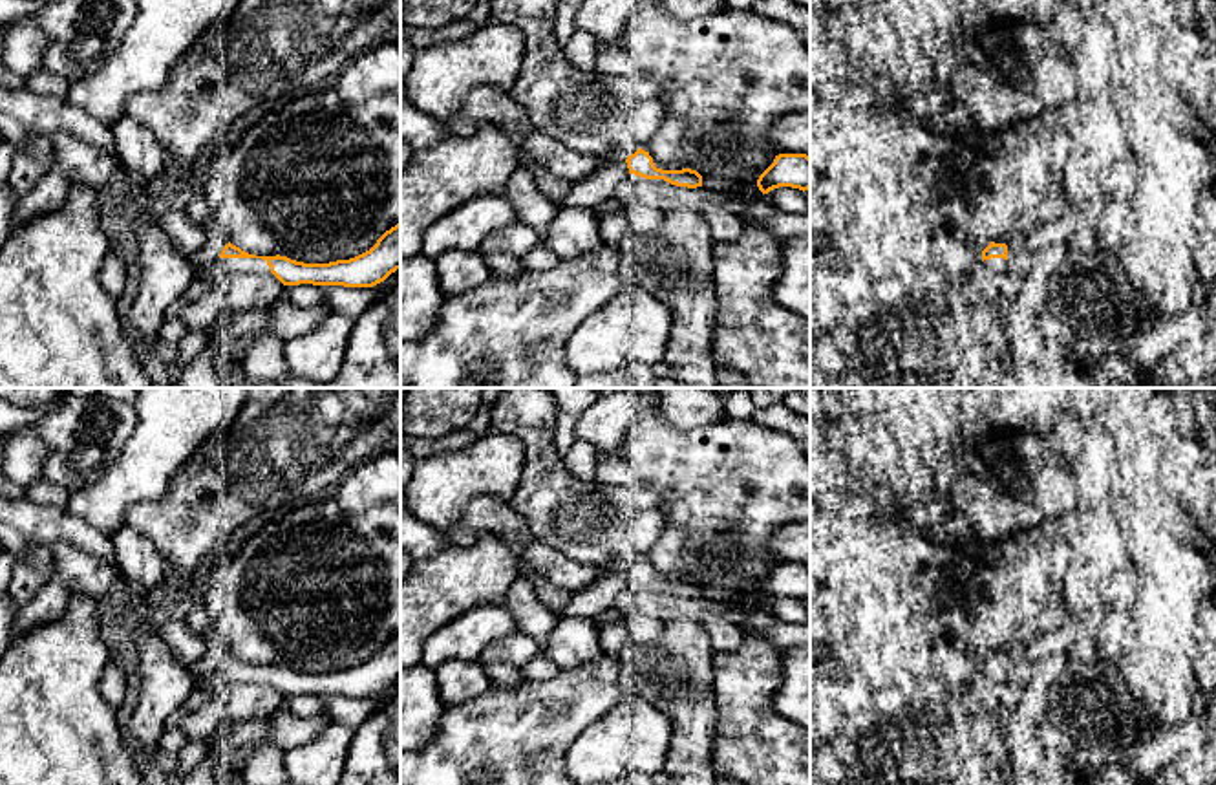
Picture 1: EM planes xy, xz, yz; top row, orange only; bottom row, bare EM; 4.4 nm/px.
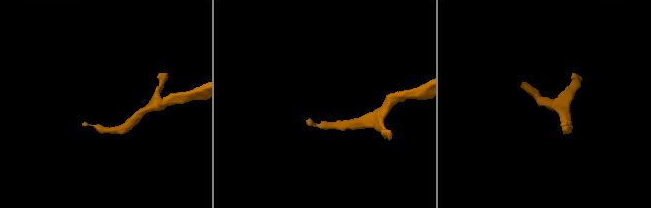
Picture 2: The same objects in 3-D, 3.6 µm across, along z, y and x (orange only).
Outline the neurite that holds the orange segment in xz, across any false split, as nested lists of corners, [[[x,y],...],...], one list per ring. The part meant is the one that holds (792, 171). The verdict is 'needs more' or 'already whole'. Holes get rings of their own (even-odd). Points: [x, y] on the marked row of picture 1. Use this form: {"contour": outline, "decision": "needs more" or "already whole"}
{"contour": [[[779,154],[773,163],[759,176],[757,187],[768,194],[779,187],[799,190],[810,188],[810,157],[806,154]]], "decision": "already whole"}

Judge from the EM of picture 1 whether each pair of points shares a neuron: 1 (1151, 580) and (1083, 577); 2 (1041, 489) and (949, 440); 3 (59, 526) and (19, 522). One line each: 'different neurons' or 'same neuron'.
1: different neurons
2: same neuron
3: same neuron

